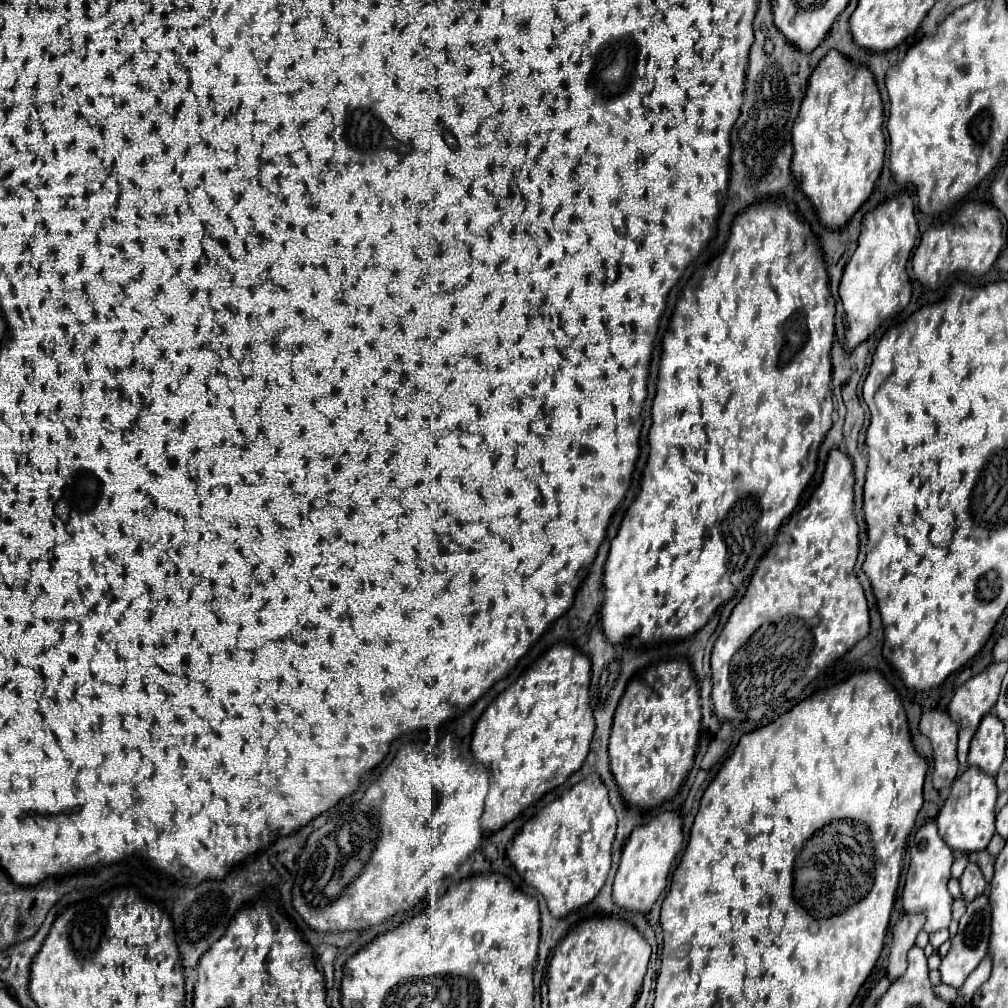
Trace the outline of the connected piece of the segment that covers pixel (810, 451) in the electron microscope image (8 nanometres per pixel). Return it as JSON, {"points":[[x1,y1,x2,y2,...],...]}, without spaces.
{"points":[[762,200,760,204,754,204,738,214,736,222,732,224,726,250,690,278,662,338,658,386,652,406,654,424,648,436,650,456,642,474,642,488,626,510,604,565,604,601,600,608,600,622,608,642,624,644,624,638,644,646,666,640,684,640,704,628,716,610,732,600,738,588,752,576,756,562,760,562,764,552,772,546,782,520,792,514,800,494,814,476,818,448,824,440,824,434,832,426,834,402,830,392,830,350,834,342,834,312,836,302,828,290,828,274,818,240,814,238,810,226,800,216,790,212,780,200]]}

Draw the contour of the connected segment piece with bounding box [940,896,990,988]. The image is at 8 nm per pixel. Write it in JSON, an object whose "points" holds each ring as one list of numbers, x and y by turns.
{"points":[[978,896,976,900,972,900,968,904,966,914,960,918,958,934,952,938,952,946,950,946,948,954,942,958,942,964,940,964,942,984,952,986,952,988,960,988,964,984,964,980,970,976,970,972,986,956,988,940,990,940,990,900,988,900,988,896]]}

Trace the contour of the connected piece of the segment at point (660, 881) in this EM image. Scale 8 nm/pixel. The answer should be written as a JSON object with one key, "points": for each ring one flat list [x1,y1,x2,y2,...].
{"points":[[662,812,654,816,646,826,634,828,622,850,620,866,616,872,612,892,614,904,630,912,648,914,668,884,668,874,680,848,682,848,682,822,676,812]]}

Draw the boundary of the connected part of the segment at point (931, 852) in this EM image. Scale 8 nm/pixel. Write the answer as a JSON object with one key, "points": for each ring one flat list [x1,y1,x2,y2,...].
{"points":[[926,822,916,834,914,834,914,844,910,848,910,866,906,874,906,884,902,890,902,908,904,912,916,912,916,914,926,914,926,924,924,930,928,934,948,928,952,914,952,896,948,892,948,880,950,880,950,866,954,862,952,850,944,846,944,840,938,834,936,822]]}

